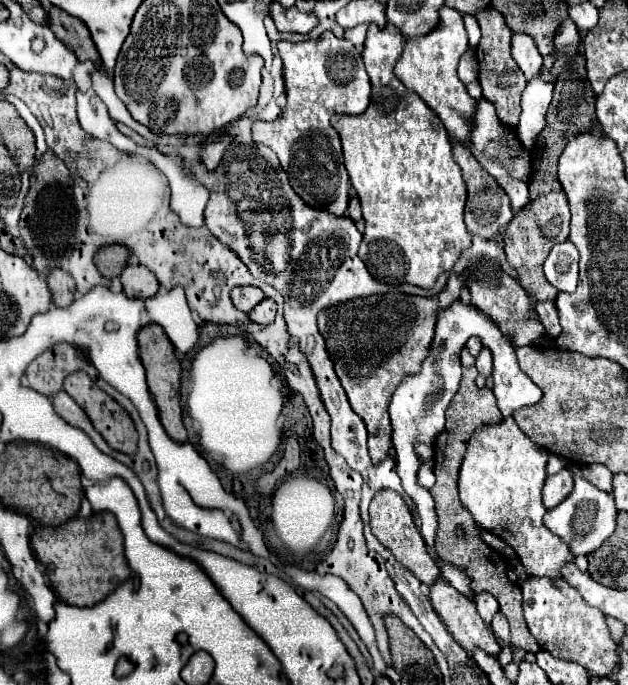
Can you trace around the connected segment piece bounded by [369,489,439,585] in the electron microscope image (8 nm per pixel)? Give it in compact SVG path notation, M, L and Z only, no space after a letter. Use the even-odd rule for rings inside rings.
M383 489L381 493L377 493L377 497L373 497L371 501L369 517L371 517L371 531L379 539L379 543L387 547L401 565L413 571L415 577L419 577L419 581L423 581L425 585L431 585L439 577L439 567L435 559L427 553L425 541L413 523L413 515L399 493L393 493L393 489Z

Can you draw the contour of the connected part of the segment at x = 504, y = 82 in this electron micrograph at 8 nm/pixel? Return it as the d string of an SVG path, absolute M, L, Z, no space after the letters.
M493 7L483 9L475 17L481 25L481 41L477 45L477 59L479 59L479 83L483 89L483 97L495 105L497 117L505 125L515 127L521 115L521 93L527 81L511 57L511 29L505 25L505 19L501 17L501 13L497 13L497 9Z

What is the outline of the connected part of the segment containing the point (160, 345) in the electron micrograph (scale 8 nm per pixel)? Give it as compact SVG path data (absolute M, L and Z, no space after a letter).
M157 323L145 325L137 335L137 343L139 343L141 361L143 361L143 367L147 373L147 385L149 385L149 391L151 391L153 401L155 401L157 411L159 411L159 419L161 419L165 431L169 433L169 437L173 437L173 441L185 443L187 441L187 429L181 421L181 405L179 405L181 363L175 357L175 349L173 349L169 337L165 335L165 331L161 329L161 325L157 325Z

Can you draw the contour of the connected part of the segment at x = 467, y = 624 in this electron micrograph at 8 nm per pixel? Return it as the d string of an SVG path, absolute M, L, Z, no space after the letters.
M439 577L431 587L429 587L429 599L433 609L437 611L437 615L441 617L441 621L447 625L447 631L455 637L455 641L465 647L467 651L481 647L485 653L497 657L501 653L501 645L497 643L493 631L483 623L483 619L477 613L477 605L473 599L465 597L463 593L459 593L455 587L451 587L451 583L447 583L443 577Z

